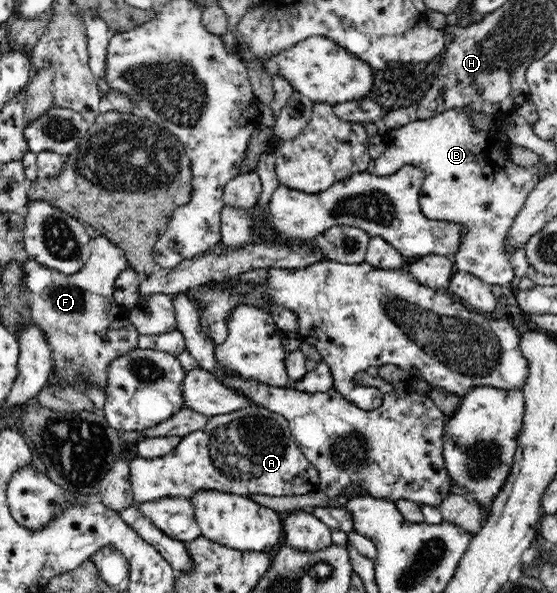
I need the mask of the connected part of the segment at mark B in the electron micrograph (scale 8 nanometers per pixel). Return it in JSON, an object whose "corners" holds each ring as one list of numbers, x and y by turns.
{"corners":[[454,109,435,115,434,117,408,122,406,125,382,133,384,152,370,163,370,172,378,177,386,177,396,173,403,165,412,165,424,172,424,183,419,191,419,204,422,213,437,221,451,221,461,225,460,249,452,255,454,269,464,270,492,285,508,288,515,283,515,275,510,264,511,256,505,249,508,231,512,221,534,189,538,181,533,172,514,164,508,156,511,143,506,132,495,127,487,131,478,131,470,120,470,112]]}

